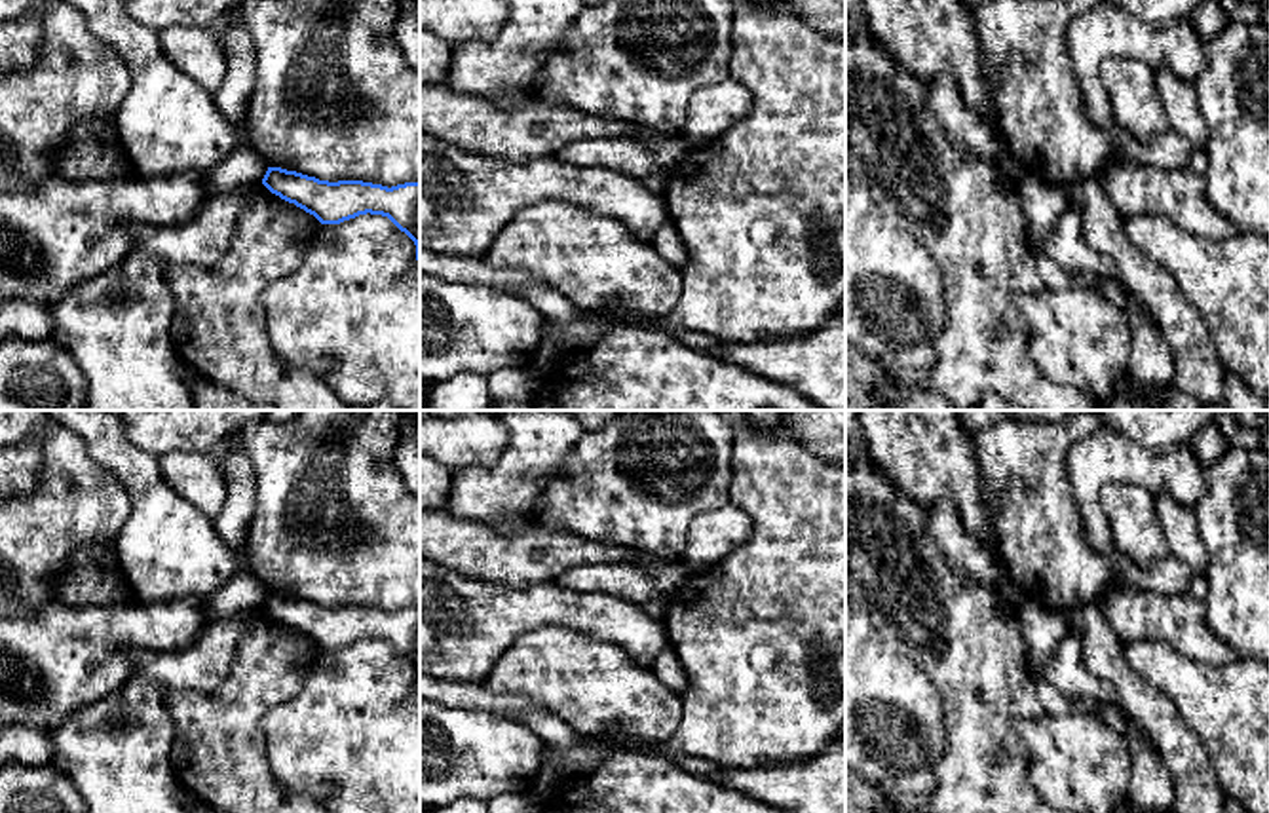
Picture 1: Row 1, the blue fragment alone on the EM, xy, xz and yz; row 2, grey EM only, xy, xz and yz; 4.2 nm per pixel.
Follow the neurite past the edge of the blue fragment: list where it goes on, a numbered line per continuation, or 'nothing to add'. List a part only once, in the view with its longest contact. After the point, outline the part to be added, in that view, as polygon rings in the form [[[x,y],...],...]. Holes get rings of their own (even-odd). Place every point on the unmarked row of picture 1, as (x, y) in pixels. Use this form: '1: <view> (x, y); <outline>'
nothing to add

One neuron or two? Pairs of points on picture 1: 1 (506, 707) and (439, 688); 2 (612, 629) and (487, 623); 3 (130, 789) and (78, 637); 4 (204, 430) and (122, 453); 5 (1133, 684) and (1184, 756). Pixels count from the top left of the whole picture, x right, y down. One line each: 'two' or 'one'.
1: one
2: one
3: two
4: two
5: one

